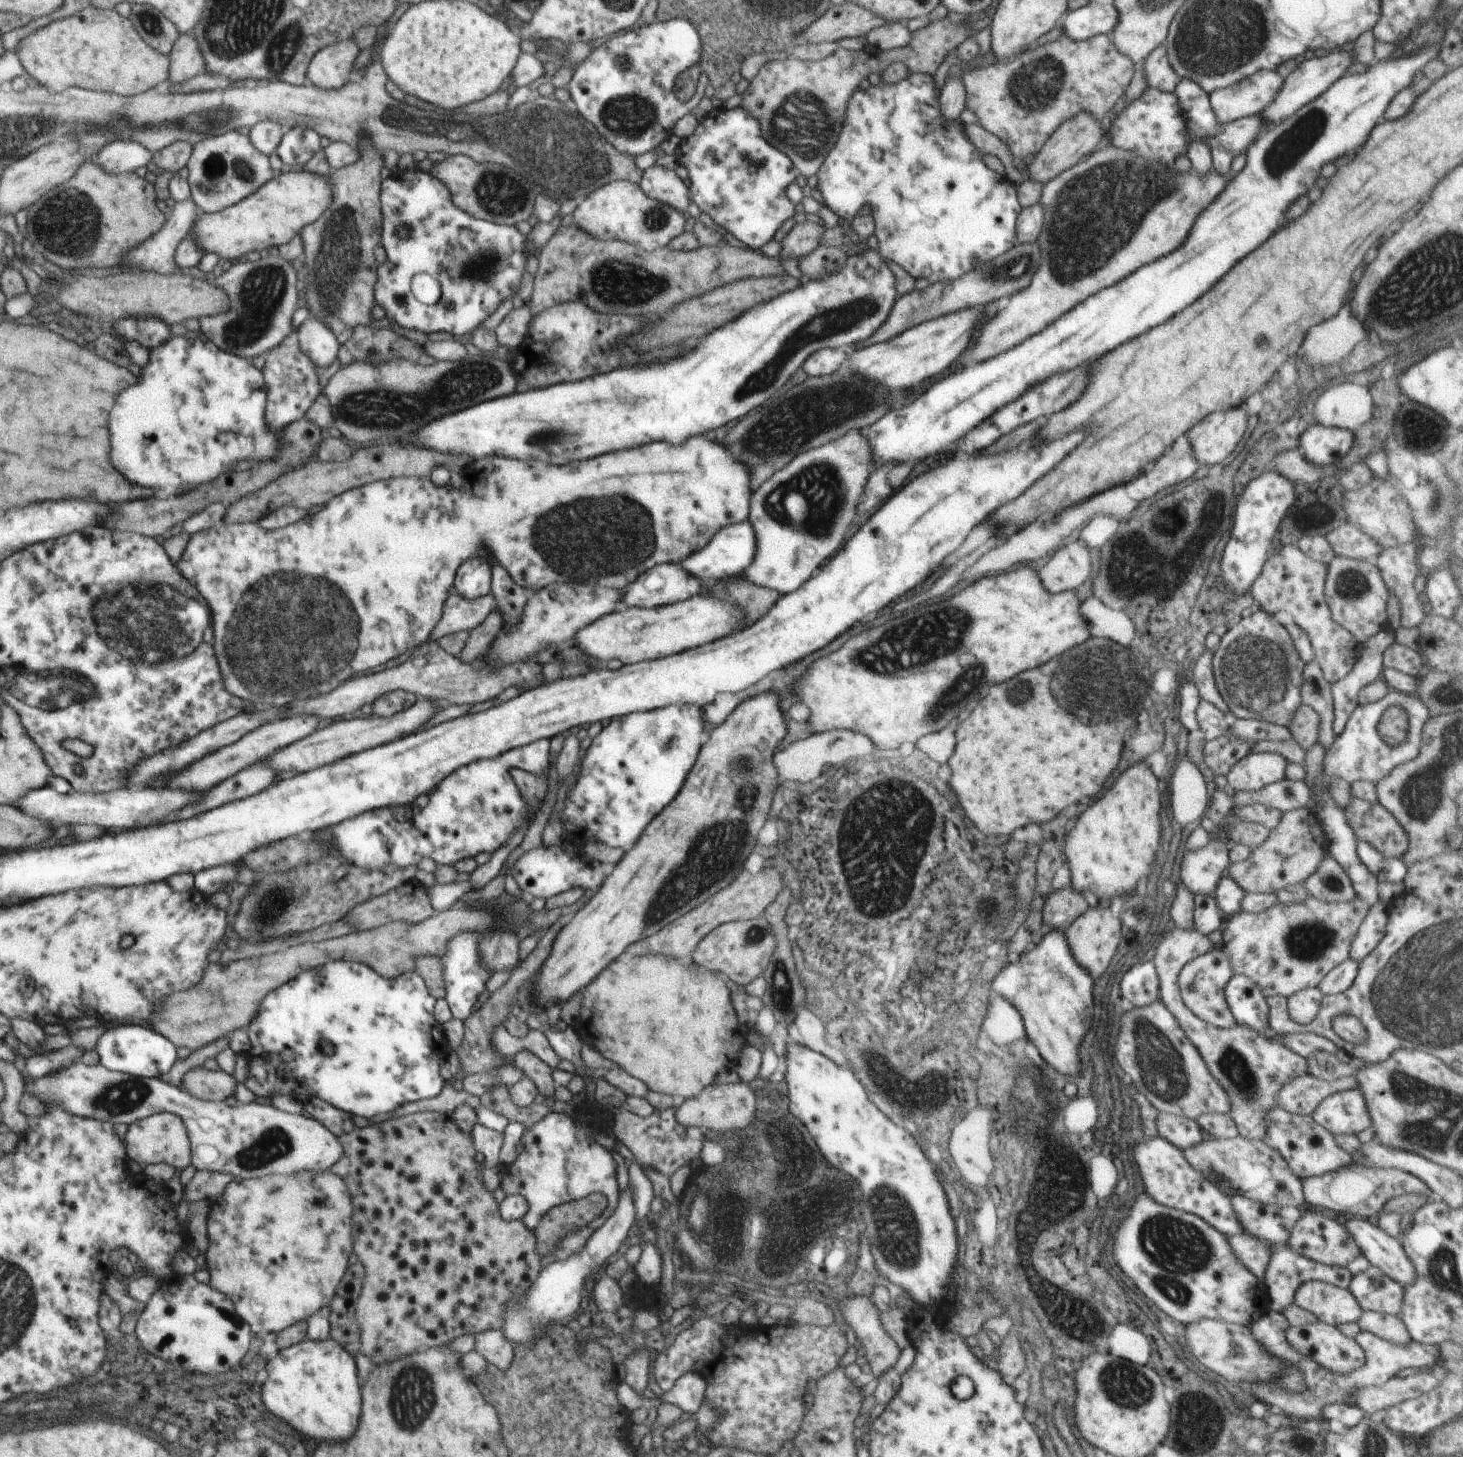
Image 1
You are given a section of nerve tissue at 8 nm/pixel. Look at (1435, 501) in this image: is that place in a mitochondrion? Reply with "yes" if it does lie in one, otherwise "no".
yes

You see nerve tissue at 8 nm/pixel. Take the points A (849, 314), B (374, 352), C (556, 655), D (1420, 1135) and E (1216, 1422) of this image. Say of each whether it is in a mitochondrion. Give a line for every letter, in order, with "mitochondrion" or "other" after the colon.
A: mitochondrion
B: mitochondrion
C: other
D: mitochondrion
E: mitochondrion

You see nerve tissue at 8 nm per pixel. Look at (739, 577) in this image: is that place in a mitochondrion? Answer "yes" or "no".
no

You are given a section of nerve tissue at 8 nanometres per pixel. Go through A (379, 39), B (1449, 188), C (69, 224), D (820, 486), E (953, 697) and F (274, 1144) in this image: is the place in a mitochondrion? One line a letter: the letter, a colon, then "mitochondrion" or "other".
A: other
B: other
C: mitochondrion
D: mitochondrion
E: mitochondrion
F: mitochondrion

